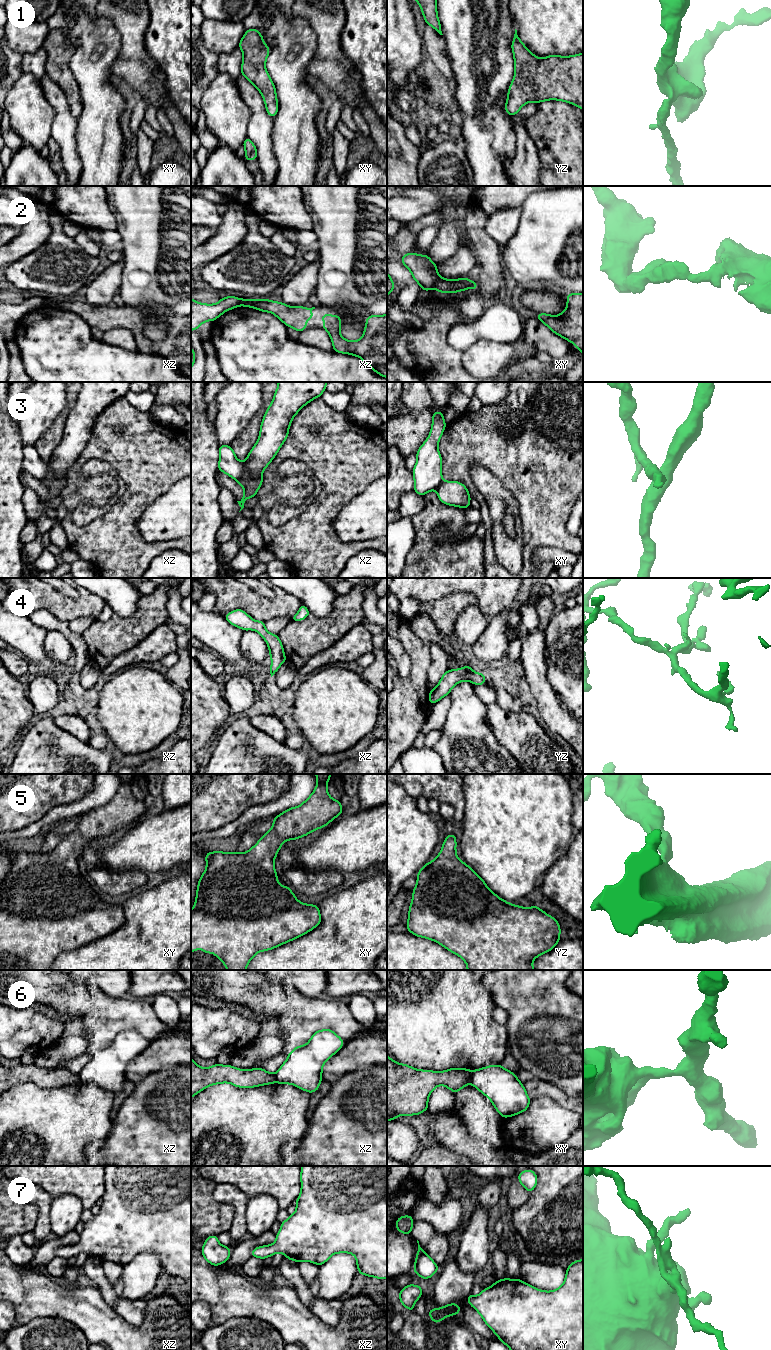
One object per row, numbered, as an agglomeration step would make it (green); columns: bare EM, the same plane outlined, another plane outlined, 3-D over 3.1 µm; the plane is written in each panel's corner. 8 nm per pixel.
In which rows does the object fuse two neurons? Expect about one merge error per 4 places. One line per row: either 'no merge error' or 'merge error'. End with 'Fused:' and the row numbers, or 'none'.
1: no merge error
2: merge error
3: merge error
4: no merge error
5: no merge error
6: merge error
7: no merge error
Fused: 2, 3, 6

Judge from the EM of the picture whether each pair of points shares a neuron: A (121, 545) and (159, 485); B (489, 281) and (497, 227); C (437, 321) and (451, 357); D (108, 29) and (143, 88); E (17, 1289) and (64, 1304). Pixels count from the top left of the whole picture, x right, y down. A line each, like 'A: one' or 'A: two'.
A: one
B: two
C: one
D: two
E: one

